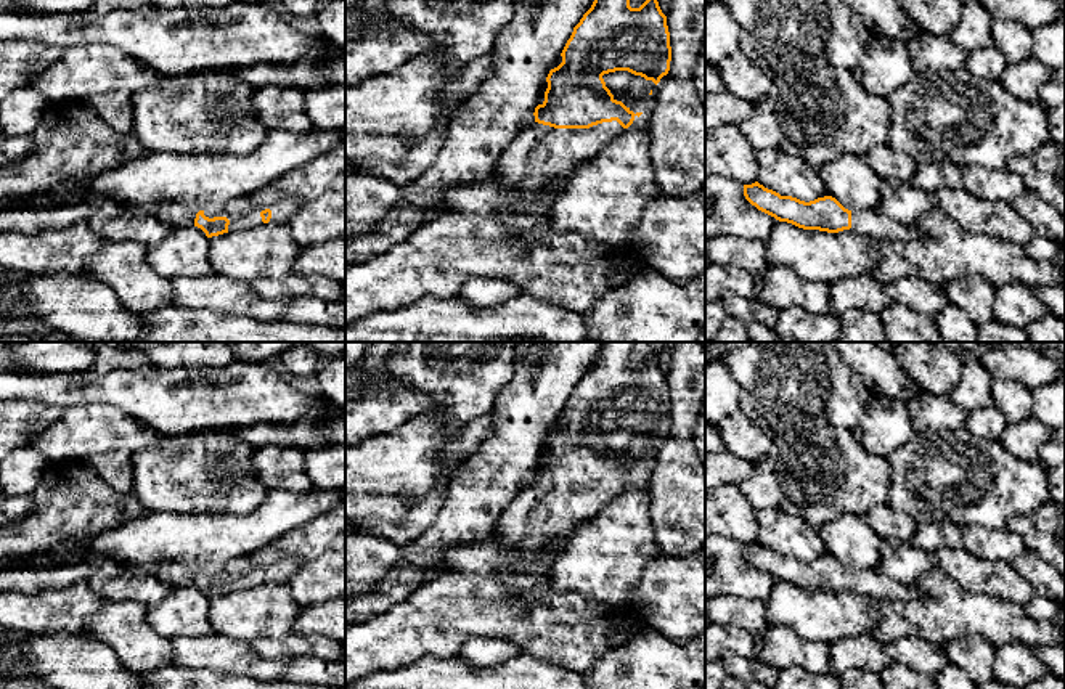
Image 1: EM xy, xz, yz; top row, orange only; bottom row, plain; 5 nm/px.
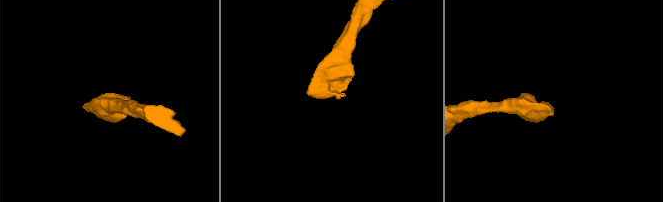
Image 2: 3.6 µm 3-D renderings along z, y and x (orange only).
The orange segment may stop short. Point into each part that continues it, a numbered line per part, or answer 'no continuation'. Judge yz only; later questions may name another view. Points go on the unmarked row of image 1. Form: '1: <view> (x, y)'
1: yz (873, 583)

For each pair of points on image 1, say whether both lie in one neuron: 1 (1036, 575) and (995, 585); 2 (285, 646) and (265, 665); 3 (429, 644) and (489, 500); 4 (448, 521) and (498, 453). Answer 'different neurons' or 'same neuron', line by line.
1: different neurons
2: different neurons
3: different neurons
4: same neuron

